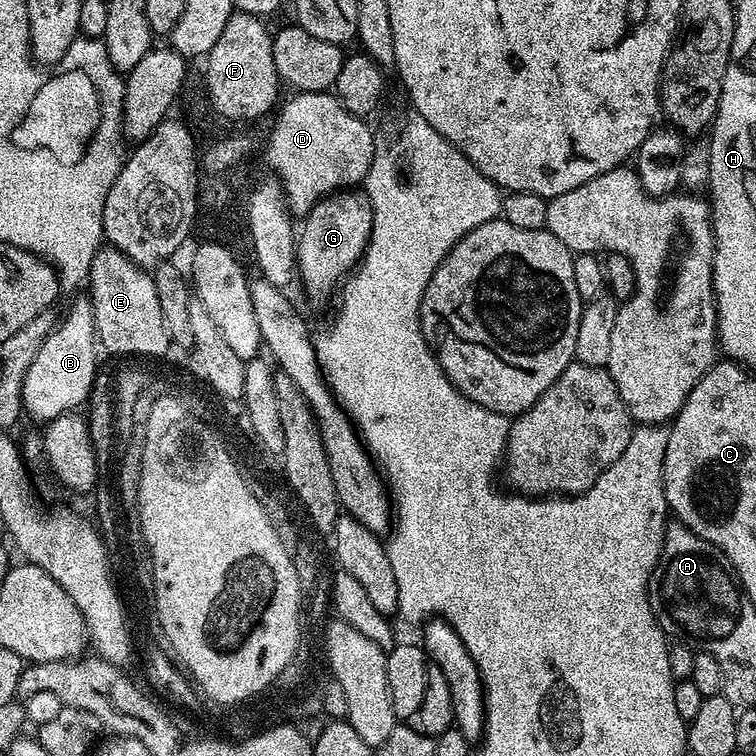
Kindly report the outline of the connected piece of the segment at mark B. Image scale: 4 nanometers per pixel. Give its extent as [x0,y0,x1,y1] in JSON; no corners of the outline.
[21,299,98,422]

